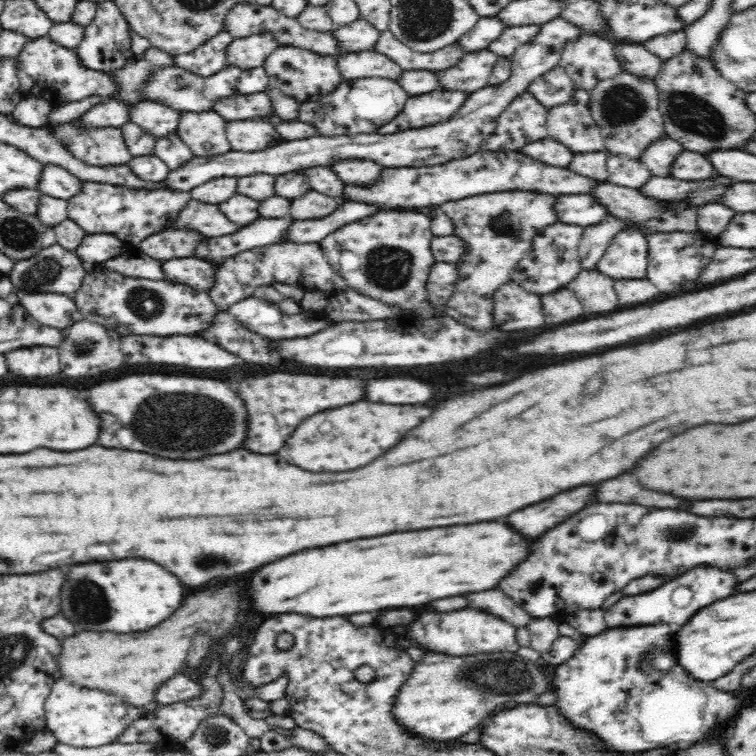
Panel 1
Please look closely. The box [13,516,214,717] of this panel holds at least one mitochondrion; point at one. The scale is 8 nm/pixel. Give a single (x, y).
(96, 610)

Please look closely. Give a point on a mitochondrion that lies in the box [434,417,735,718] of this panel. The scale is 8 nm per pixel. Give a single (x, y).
(508, 677)

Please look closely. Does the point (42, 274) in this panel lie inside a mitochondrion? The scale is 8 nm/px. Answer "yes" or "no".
yes

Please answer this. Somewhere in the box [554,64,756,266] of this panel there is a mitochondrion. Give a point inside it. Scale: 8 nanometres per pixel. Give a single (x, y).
(686, 110)

